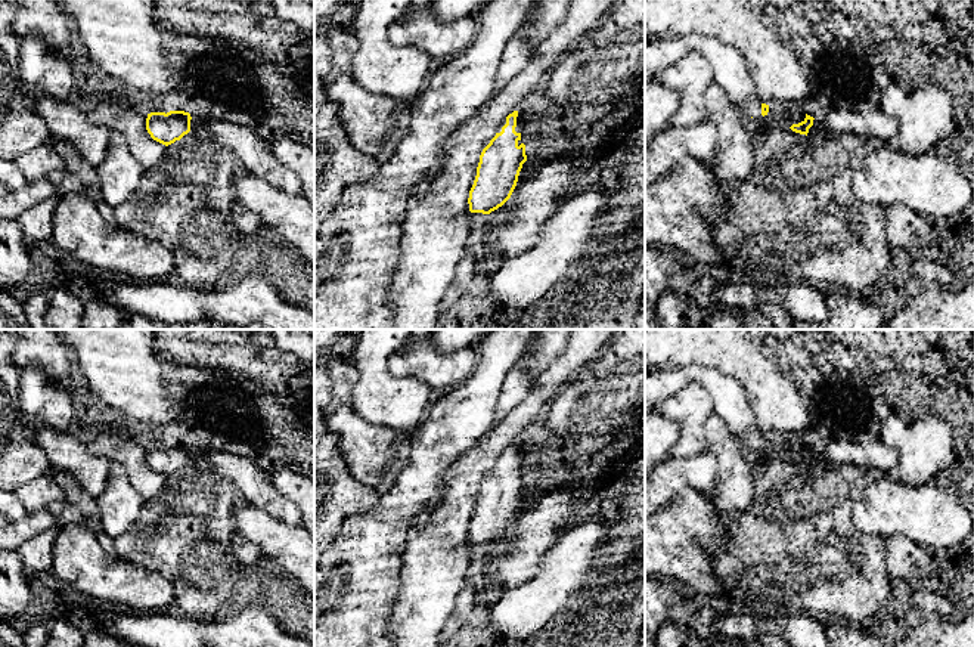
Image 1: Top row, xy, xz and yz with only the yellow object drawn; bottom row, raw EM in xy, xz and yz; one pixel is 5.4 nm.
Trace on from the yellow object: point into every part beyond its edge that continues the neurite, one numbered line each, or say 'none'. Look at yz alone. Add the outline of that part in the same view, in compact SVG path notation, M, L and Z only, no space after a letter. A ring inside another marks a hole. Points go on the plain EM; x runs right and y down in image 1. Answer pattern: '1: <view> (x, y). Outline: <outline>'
1: yz (729, 402). Outline: M700 365L674 366L661 372L645 374L645 414L658 411L660 406L680 388L689 383L702 384L714 406L714 414L720 415L730 431L741 440L742 445L754 451L778 452L791 458L794 453L795 440L770 436L769 443L761 446L761 433L756 425L756 420L747 403L742 386L711 368Z

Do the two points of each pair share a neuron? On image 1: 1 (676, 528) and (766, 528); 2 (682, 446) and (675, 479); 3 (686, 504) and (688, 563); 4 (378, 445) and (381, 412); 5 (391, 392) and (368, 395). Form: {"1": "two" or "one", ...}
{"1": "two", "2": "two", "3": "one", "4": "two", "5": "one"}

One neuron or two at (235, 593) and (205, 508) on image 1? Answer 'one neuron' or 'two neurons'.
one neuron

